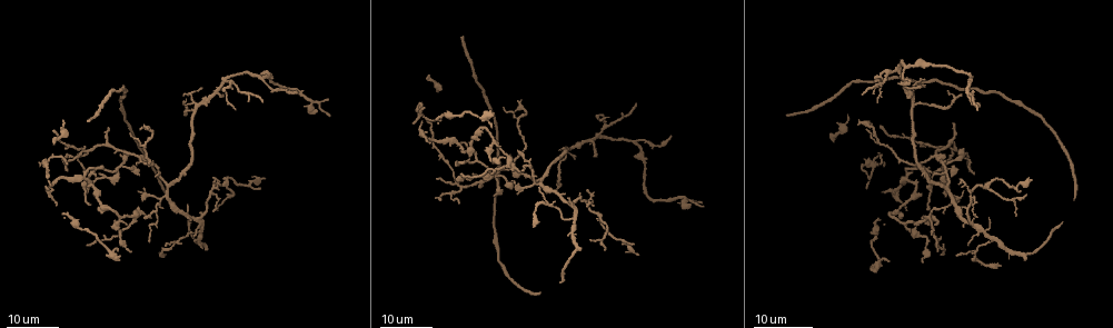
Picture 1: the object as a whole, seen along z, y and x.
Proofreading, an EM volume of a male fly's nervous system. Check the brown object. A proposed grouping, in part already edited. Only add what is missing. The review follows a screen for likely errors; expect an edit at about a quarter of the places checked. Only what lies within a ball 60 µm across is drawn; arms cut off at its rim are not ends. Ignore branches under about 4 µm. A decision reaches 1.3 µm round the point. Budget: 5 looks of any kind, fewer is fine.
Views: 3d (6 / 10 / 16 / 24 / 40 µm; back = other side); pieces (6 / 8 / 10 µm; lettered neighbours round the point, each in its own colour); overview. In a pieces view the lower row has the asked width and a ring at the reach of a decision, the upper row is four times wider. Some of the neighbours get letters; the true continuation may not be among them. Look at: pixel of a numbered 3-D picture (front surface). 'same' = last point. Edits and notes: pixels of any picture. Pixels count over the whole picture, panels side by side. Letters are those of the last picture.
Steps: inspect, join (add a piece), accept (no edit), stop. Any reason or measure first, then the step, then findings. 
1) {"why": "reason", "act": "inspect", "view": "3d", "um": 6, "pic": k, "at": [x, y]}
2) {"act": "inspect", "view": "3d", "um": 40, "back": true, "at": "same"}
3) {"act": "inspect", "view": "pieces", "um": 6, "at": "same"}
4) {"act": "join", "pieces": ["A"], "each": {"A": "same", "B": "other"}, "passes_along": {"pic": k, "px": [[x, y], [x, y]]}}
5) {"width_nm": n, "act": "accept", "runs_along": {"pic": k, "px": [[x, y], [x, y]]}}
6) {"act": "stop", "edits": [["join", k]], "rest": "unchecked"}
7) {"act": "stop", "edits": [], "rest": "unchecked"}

{"why": "free end", "act": "inspect", "view": "3d", "um": 16, "pic": 1, "at": [922, 87]}

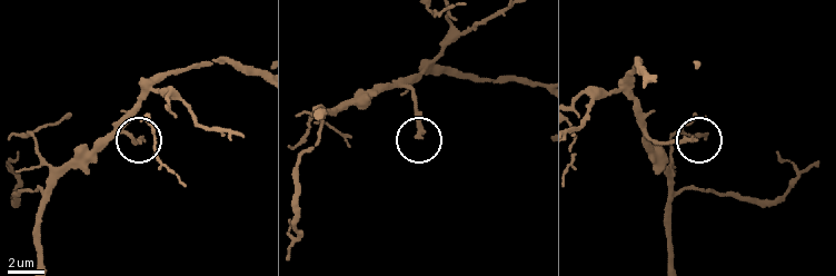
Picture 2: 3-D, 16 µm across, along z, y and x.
{"act": "inspect", "view": "pieces", "um": 8, "pic": 2, "at": [421, 133]}

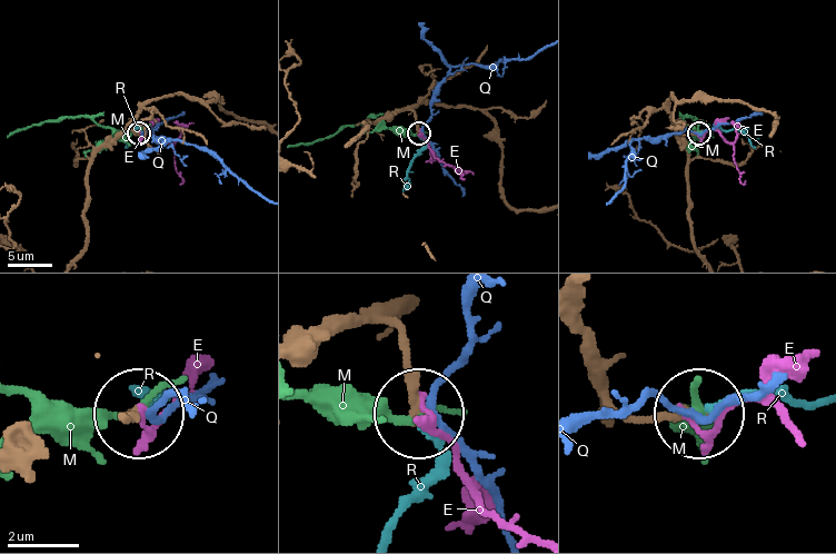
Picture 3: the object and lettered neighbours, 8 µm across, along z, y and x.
{"act": "join", "pieces": ["R"], "each": {"E": "other", "M": "other", "Q": "other", "R": "same"}, "found": "it goes on there"}

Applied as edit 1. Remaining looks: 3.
{"act": "inspect", "view": "overview"}

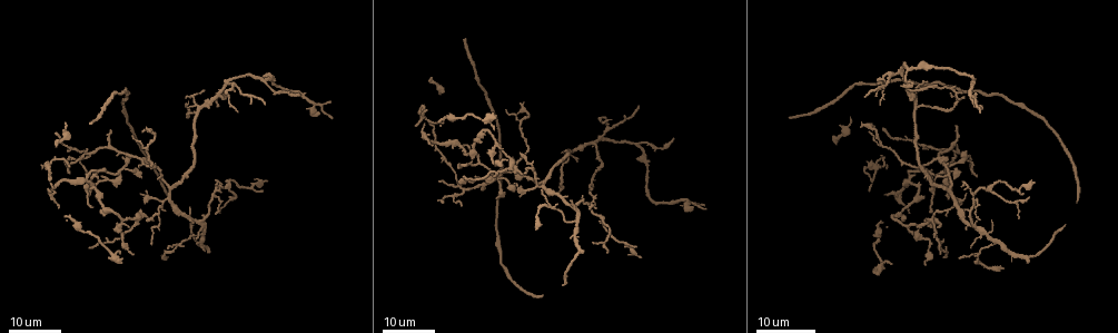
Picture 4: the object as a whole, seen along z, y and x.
{"why": "branch stops here", "act": "inspect", "view": "3d", "um": 24, "pic": 4, "at": [866, 97]}

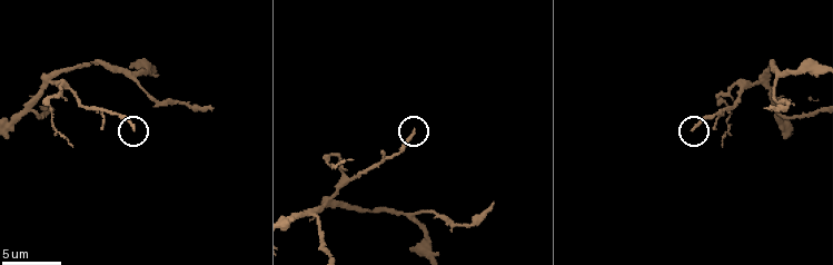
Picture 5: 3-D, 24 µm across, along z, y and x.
{"act": "inspect", "view": "pieces", "um": 8, "pic": 5, "at": [694, 127]}

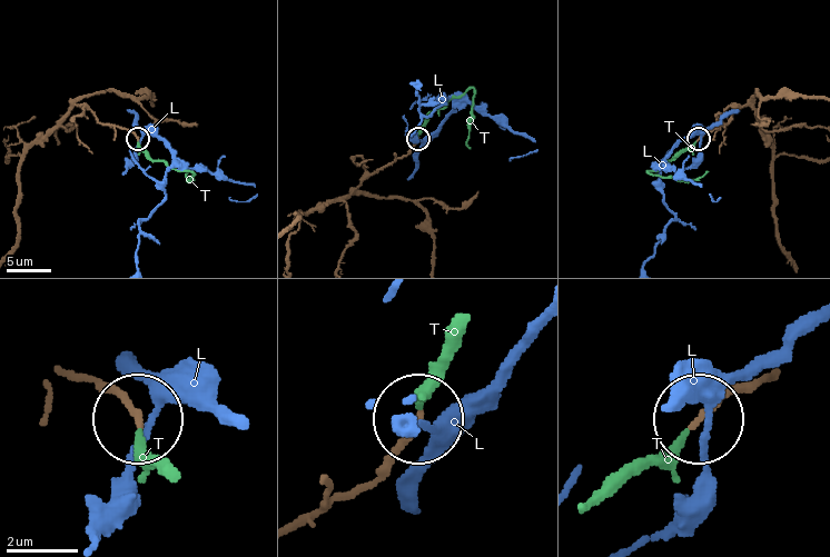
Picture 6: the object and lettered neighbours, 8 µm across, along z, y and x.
{"act": "join", "pieces": ["T"], "each": {"L": "other", "T": "same"}, "found": "the neuron continues"}

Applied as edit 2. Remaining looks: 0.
{"act": "stop", "edits": [["join", 3], ["join", 6]], "rest": "unchecked"}

